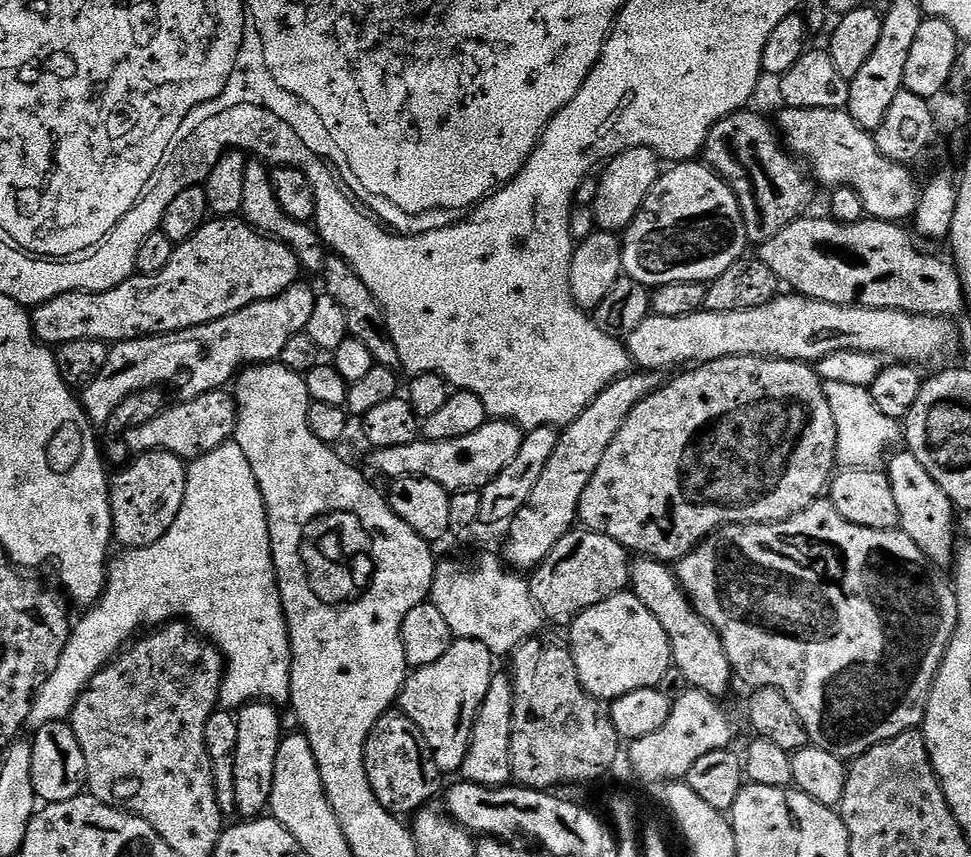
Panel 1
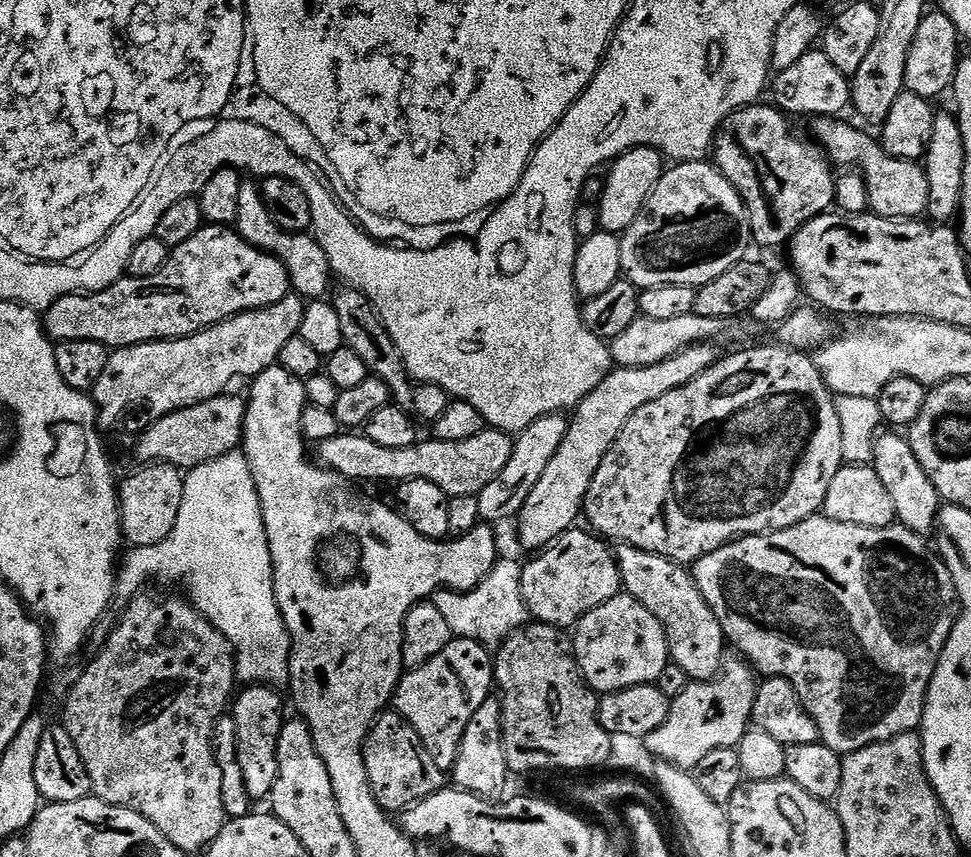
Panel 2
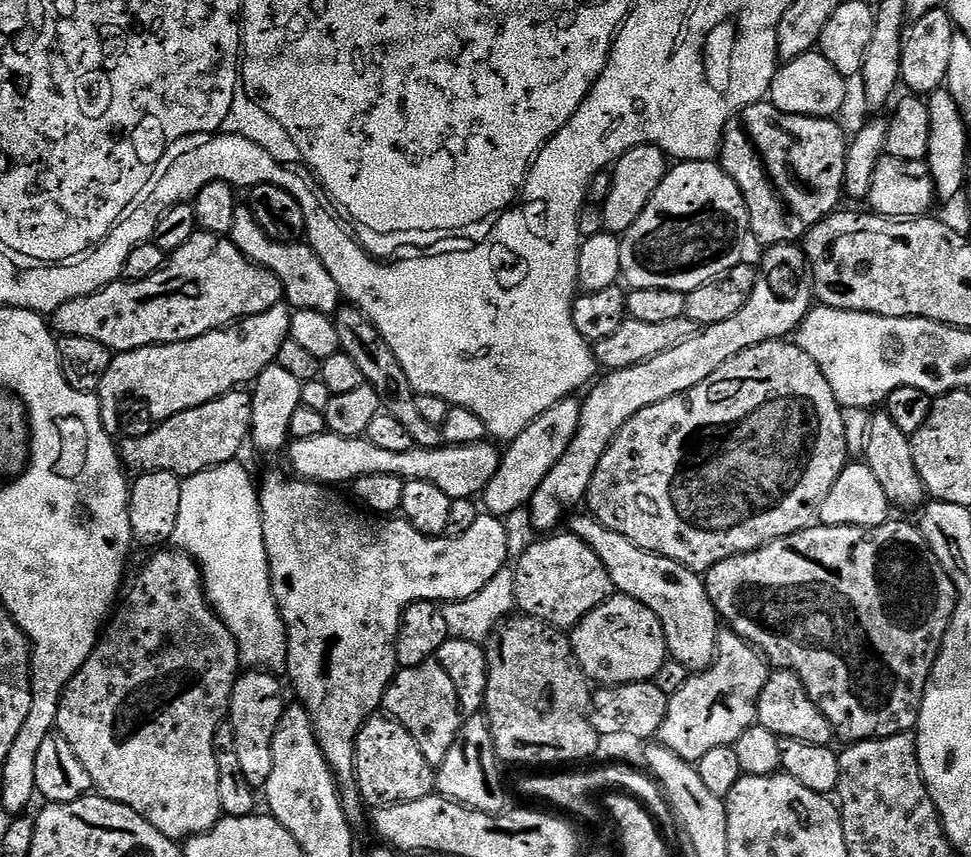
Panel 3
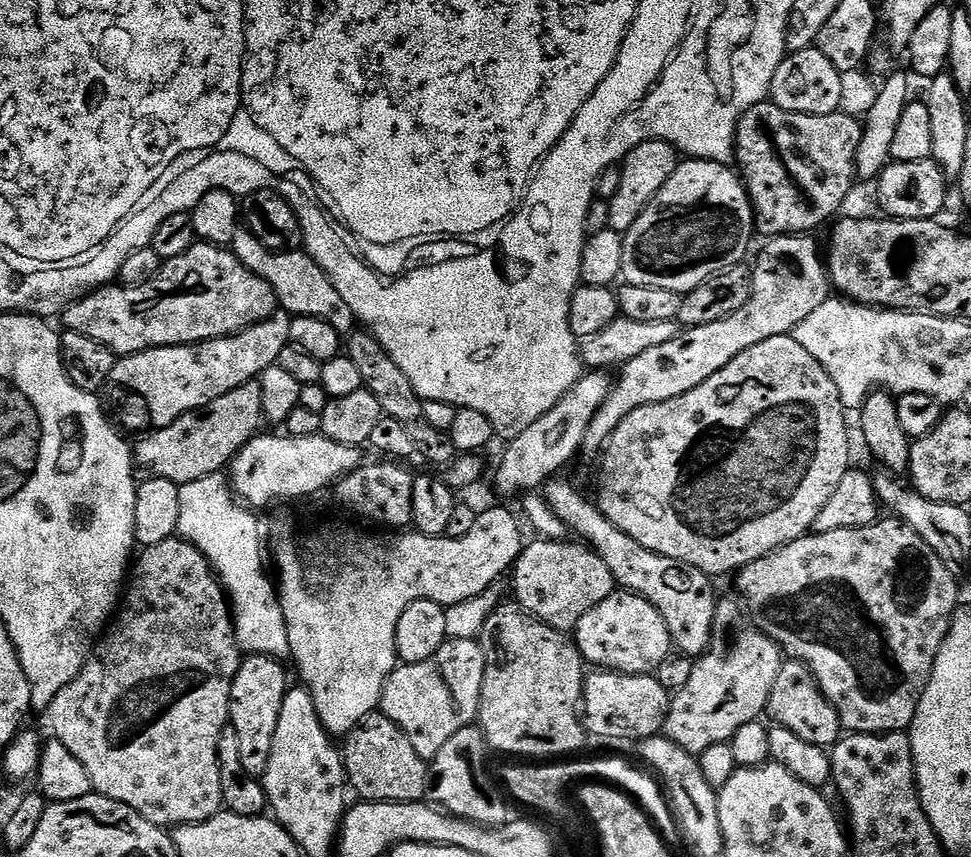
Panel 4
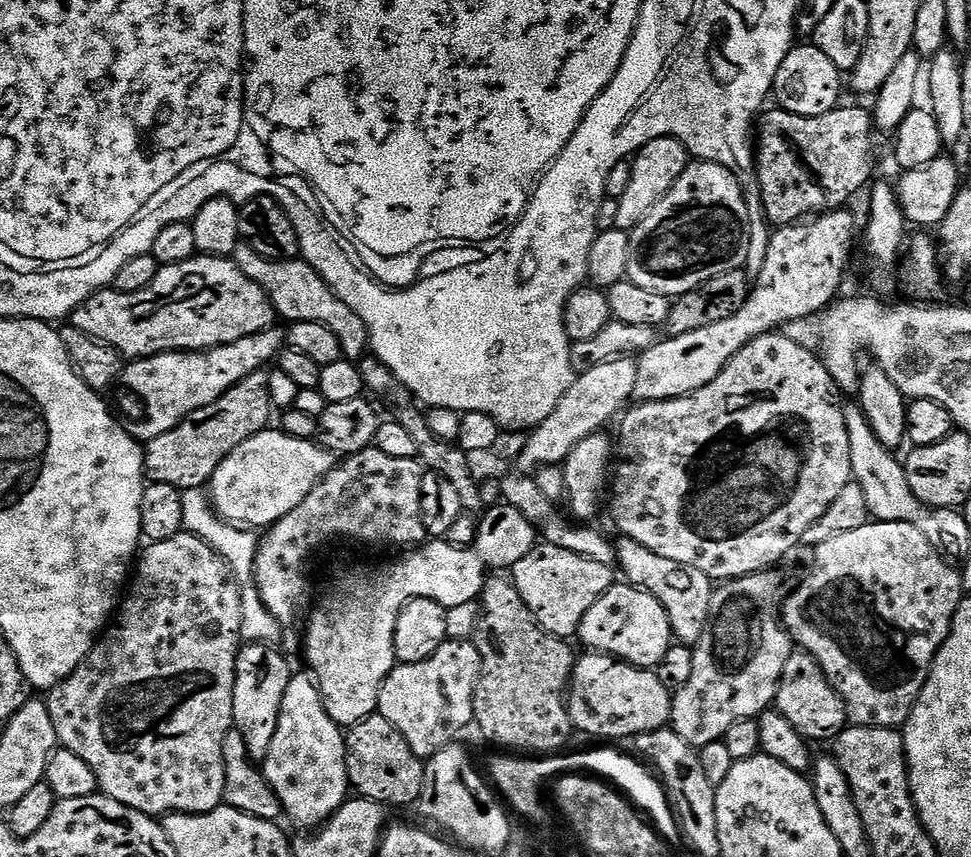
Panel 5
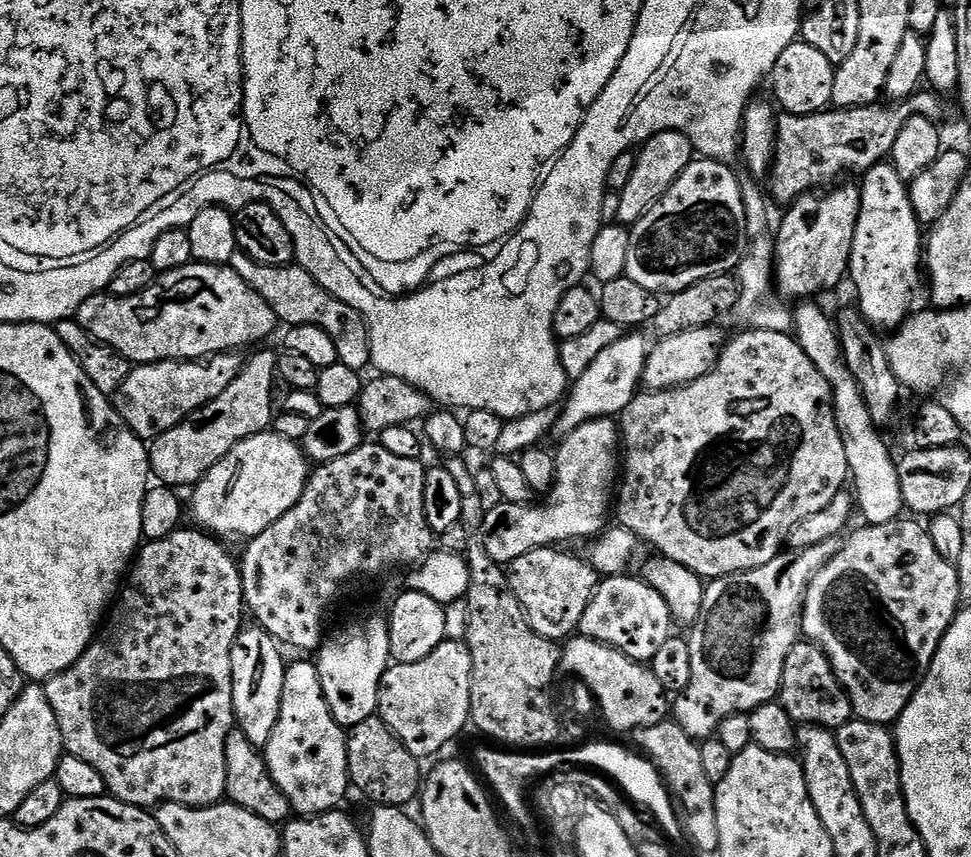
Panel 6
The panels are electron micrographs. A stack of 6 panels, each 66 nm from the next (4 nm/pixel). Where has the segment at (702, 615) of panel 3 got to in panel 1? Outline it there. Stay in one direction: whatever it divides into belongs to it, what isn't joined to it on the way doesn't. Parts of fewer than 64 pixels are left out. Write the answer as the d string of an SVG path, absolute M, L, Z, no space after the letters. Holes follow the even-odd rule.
M637 559L632 565L630 591L645 604L650 614L654 614L654 618L658 618L662 630L666 630L673 665L682 670L688 687L697 688L698 691L717 698L724 698L728 687L734 684L730 658L726 658L726 646L722 646L722 638L718 638L718 634L708 625L706 618L702 618L702 614L694 610L675 571L662 560Z

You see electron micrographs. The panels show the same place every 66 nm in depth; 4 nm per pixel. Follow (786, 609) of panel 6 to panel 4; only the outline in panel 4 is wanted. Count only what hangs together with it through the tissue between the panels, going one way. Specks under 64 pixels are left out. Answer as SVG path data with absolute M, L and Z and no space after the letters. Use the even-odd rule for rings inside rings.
M721 599L714 610L712 646L695 661L690 682L671 697L662 735L693 754L729 743L746 722L765 715L781 663L780 648L750 622L741 601Z

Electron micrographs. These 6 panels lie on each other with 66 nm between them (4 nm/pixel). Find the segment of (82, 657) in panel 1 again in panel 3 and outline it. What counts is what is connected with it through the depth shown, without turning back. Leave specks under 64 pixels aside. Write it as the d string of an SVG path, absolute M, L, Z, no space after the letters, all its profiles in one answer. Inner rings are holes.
M240 462L223 464L202 470L193 476L183 477L180 485L182 490L182 502L178 506L178 526L174 526L174 534L171 543L179 551L188 553L200 566L200 574L204 578L204 590L208 593L208 602L214 611L220 615L220 621L234 634L236 645L240 651L241 661L252 670L277 670L283 669L288 662L288 632L284 629L284 620L280 617L280 611L276 605L276 599L272 593L272 583L270 582L270 570L268 569L268 555L266 554L266 542L262 538L262 514L260 513L260 493L257 481L252 481L252 476L240 465Z

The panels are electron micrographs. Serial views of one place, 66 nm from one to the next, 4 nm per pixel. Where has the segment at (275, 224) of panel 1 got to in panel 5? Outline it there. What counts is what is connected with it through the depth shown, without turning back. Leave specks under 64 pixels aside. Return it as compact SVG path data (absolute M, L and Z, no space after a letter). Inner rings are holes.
M243 242L236 247L231 259L236 261L238 270L242 270L242 274L246 274L250 282L258 282L258 286L266 290L281 321L288 320L287 322L292 324L318 322L326 326L330 334L334 334L334 338L338 338L338 346L342 346L344 351L343 359L353 362L364 359L370 348L366 322L362 322L362 318L354 314L354 310L346 306L346 302L342 302L342 298L338 298L338 294L334 294L330 286L326 286L326 282L320 277L318 270L314 270L312 264L308 264L302 258L295 260L262 258L262 254L254 250L254 246Z

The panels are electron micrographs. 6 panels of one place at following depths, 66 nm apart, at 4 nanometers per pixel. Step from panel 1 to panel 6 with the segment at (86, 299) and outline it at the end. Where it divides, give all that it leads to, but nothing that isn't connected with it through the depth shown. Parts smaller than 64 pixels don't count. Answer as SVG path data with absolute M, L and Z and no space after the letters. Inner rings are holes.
M191 262L163 273L142 294L114 296L97 294L90 297L76 312L76 319L83 328L98 341L110 346L118 354L125 356L129 364L157 364L163 360L207 360L220 352L240 352L251 344L260 344L275 328L278 328L276 315L258 294L250 290L232 267L223 264L198 264Z

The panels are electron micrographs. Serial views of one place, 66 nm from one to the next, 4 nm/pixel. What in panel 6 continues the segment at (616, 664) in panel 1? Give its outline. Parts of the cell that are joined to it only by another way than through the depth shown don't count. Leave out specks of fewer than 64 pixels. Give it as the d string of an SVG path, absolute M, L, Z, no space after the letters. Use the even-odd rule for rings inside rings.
M635 575L605 576L596 588L586 614L582 614L578 625L579 635L602 642L611 648L617 648L631 660L650 662L659 648L674 634L674 621L666 598L658 594L642 578Z

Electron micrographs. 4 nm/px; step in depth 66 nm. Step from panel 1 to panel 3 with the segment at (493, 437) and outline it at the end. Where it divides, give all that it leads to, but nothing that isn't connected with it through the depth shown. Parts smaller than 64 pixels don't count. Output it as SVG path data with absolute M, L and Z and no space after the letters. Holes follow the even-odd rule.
M333 432L318 434L318 438L302 438L292 440L287 449L292 459L292 468L297 477L313 484L336 486L332 484L351 485L366 474L394 474L405 482L421 480L434 482L442 494L451 500L471 500L483 493L484 487L498 474L501 449L495 443L485 442L470 446L454 446L449 444L442 448L417 448L410 450L381 450L366 438L355 436L346 438Z

